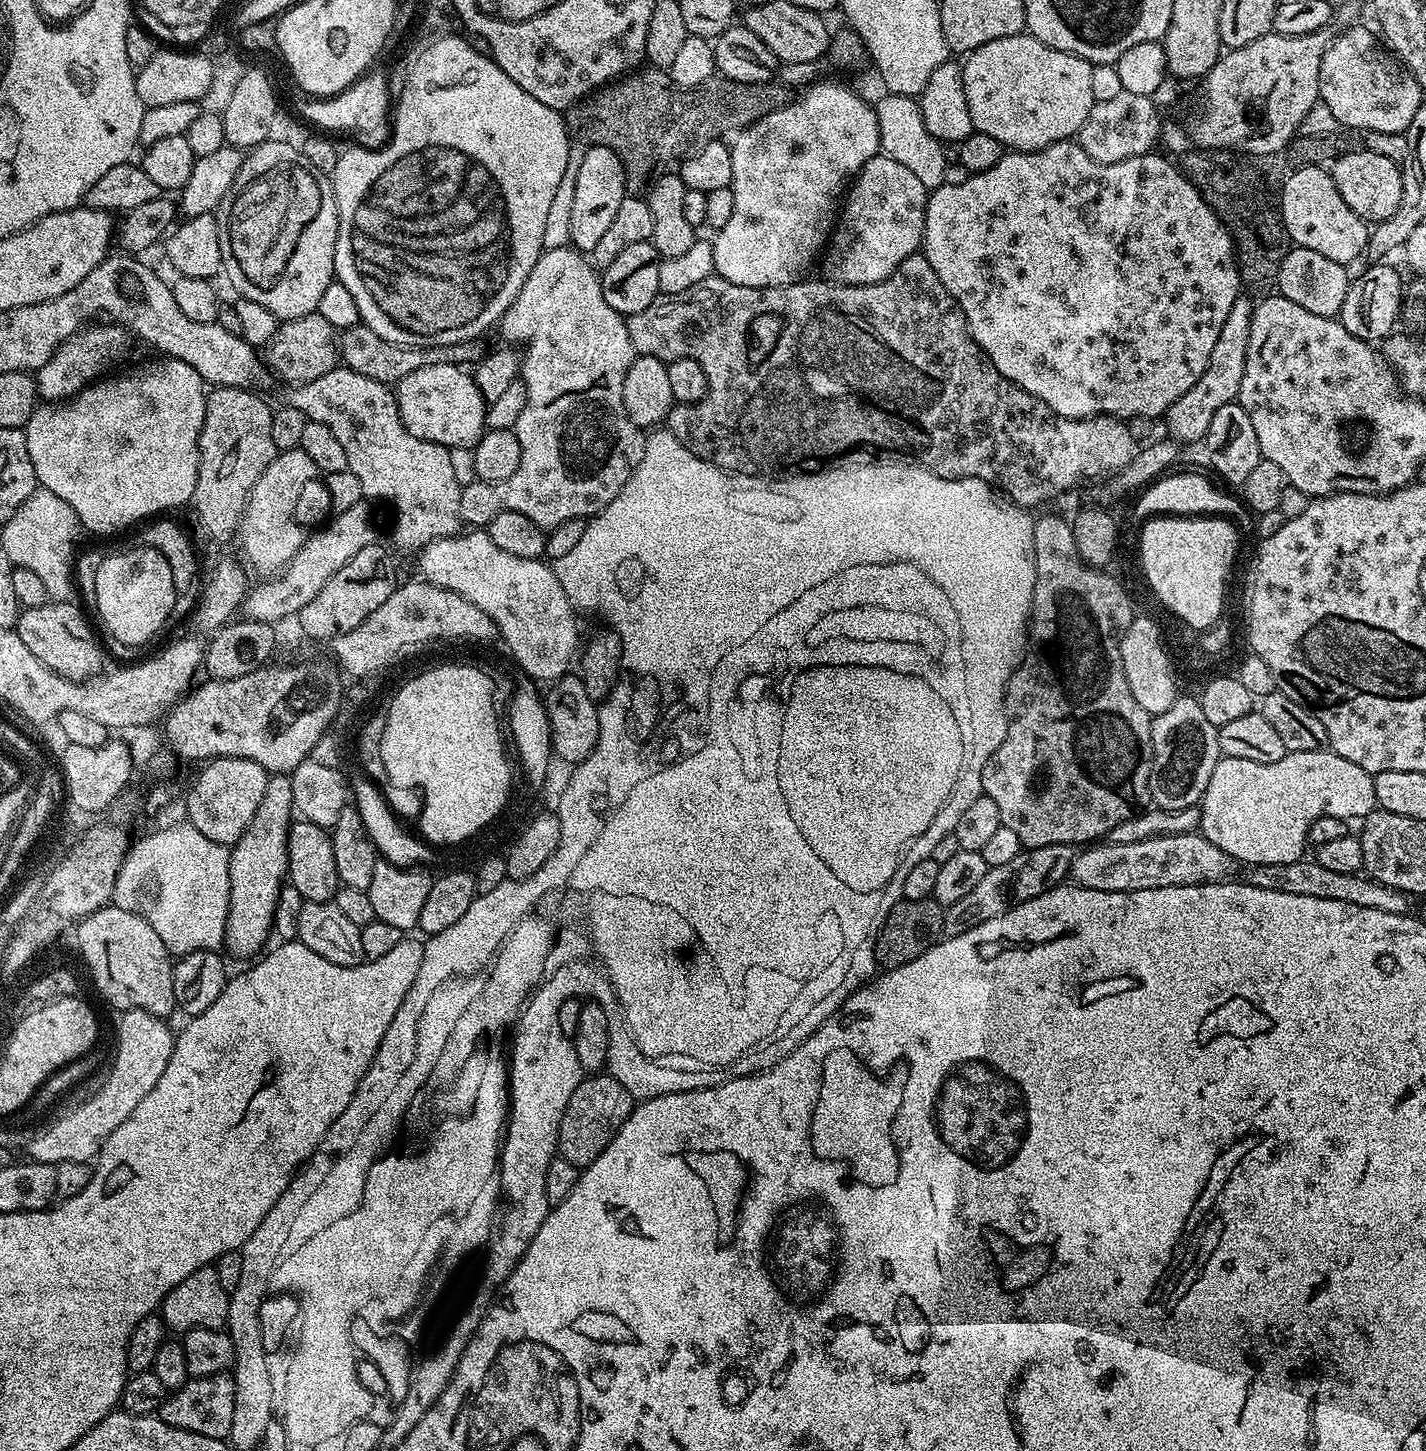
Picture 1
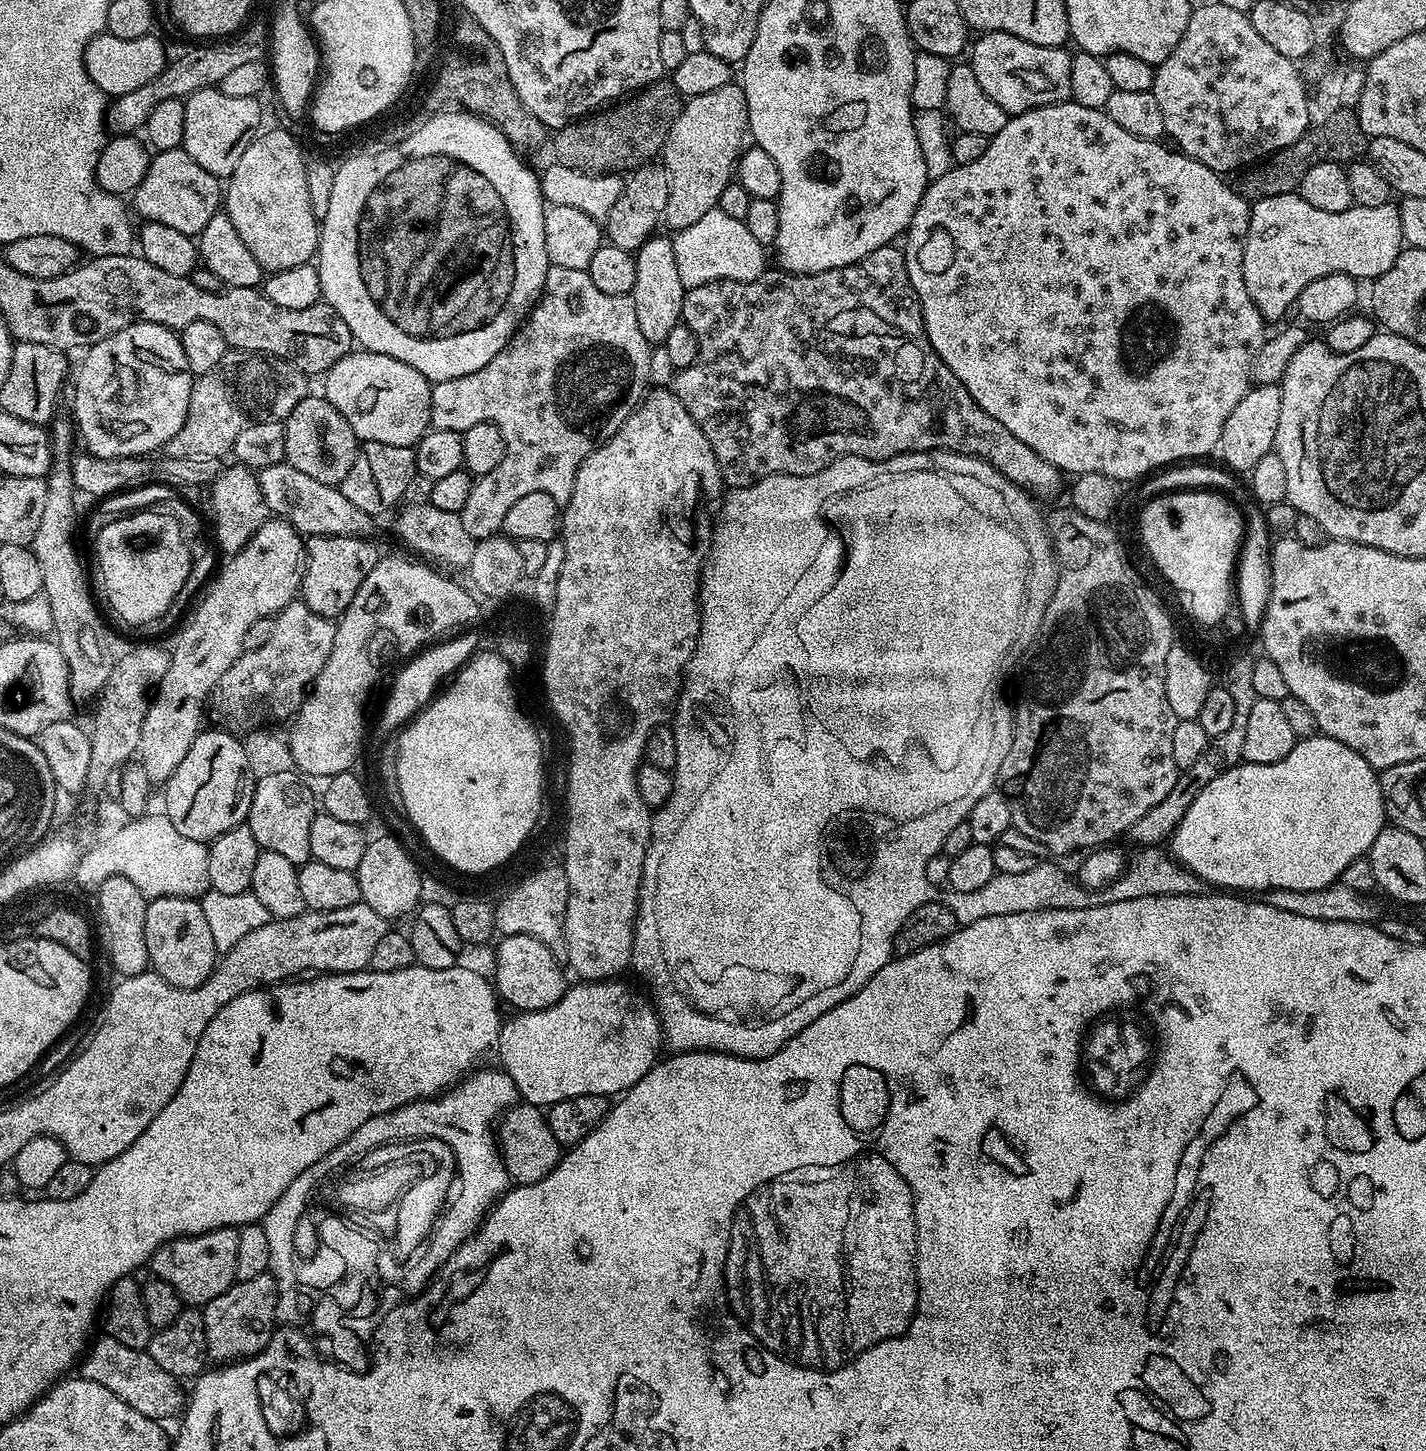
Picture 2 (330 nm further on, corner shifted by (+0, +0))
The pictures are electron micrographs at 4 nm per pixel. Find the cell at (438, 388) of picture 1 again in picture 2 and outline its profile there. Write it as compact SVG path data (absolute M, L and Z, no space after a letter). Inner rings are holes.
M353 350L322 377L324 399L350 422L357 441L386 442L386 446L412 448L430 428L432 384L414 366L386 354Z

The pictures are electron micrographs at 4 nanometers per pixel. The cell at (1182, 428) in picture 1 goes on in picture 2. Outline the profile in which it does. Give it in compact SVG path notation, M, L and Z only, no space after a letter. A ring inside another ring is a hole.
M1299 191L1278 194L1274 198L1262 198L1251 205L1249 228L1245 236L1246 290L1265 321L1280 320L1287 314L1288 307L1291 304L1293 307L1299 301L1302 290L1306 290L1306 286L1310 286L1310 282L1317 278L1326 278L1326 274L1346 274L1360 282L1371 282L1377 276L1386 274L1386 270L1394 266L1394 258L1398 258L1403 244L1400 209L1392 202L1369 208L1353 206L1341 212L1331 212L1310 206L1310 202L1306 202Z

